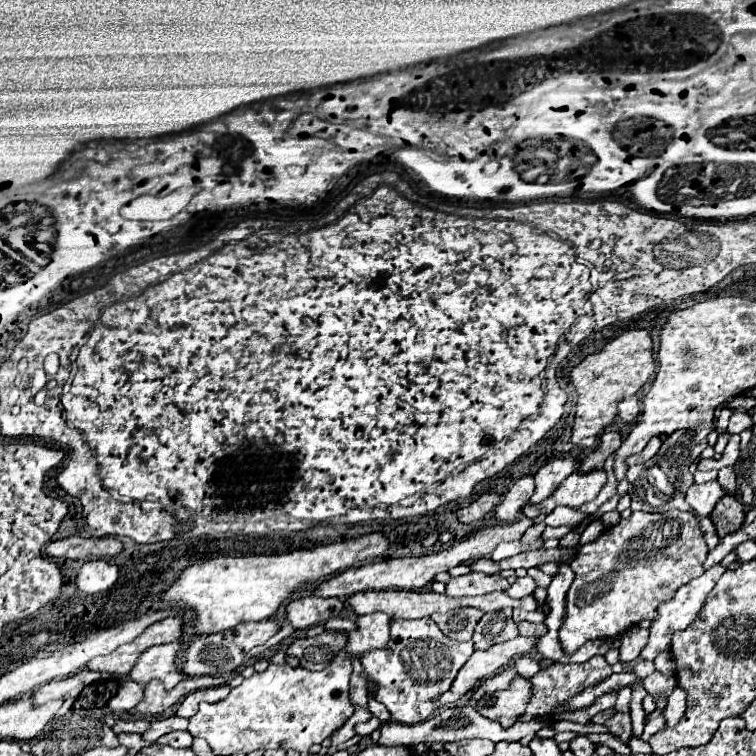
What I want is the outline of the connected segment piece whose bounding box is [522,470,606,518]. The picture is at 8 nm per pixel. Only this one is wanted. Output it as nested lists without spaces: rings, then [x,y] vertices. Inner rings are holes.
[[[592,470],[592,472],[572,472],[544,502],[540,504],[526,504],[522,512],[528,518],[536,518],[538,514],[550,514],[556,506],[572,506],[580,508],[582,504],[594,500],[602,486],[606,484],[604,470]]]

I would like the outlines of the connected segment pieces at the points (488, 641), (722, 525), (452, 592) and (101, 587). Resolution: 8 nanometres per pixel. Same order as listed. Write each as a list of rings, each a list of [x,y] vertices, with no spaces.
[[[498,610],[486,612],[480,618],[472,642],[476,650],[488,650],[490,646],[512,640],[518,635],[518,628],[512,620],[512,610]]]
[[[724,496],[722,500],[718,500],[710,518],[716,524],[718,536],[724,538],[726,534],[736,532],[744,524],[744,506],[734,496]]]
[[[470,572],[466,576],[456,576],[446,584],[448,596],[484,596],[496,590],[508,590],[510,584],[500,574],[482,574],[482,572]]]
[[[88,560],[76,574],[76,586],[86,594],[106,592],[118,578],[118,568],[104,560]]]

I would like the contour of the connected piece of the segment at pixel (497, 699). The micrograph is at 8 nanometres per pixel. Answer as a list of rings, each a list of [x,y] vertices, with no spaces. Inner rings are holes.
[[[516,676],[508,688],[504,690],[496,690],[492,694],[482,696],[476,702],[476,710],[488,718],[488,720],[496,720],[502,726],[510,728],[524,712],[526,706],[532,698],[532,684],[530,680]]]

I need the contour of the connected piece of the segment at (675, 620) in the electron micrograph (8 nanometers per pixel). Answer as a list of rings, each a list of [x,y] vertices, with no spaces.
[[[714,564],[714,566],[712,566],[710,570],[706,570],[700,578],[696,578],[696,580],[688,582],[686,586],[682,586],[670,602],[664,602],[664,604],[658,608],[658,618],[656,618],[656,622],[652,622],[652,626],[650,626],[650,640],[648,640],[648,646],[646,646],[646,650],[642,650],[642,654],[640,654],[642,660],[654,660],[660,652],[668,650],[672,634],[678,632],[678,630],[686,630],[686,628],[690,626],[690,622],[698,616],[698,612],[700,612],[700,608],[702,608],[702,604],[704,604],[708,592],[714,588],[714,584],[718,582],[720,574],[724,574],[724,572],[726,572],[724,566]]]

